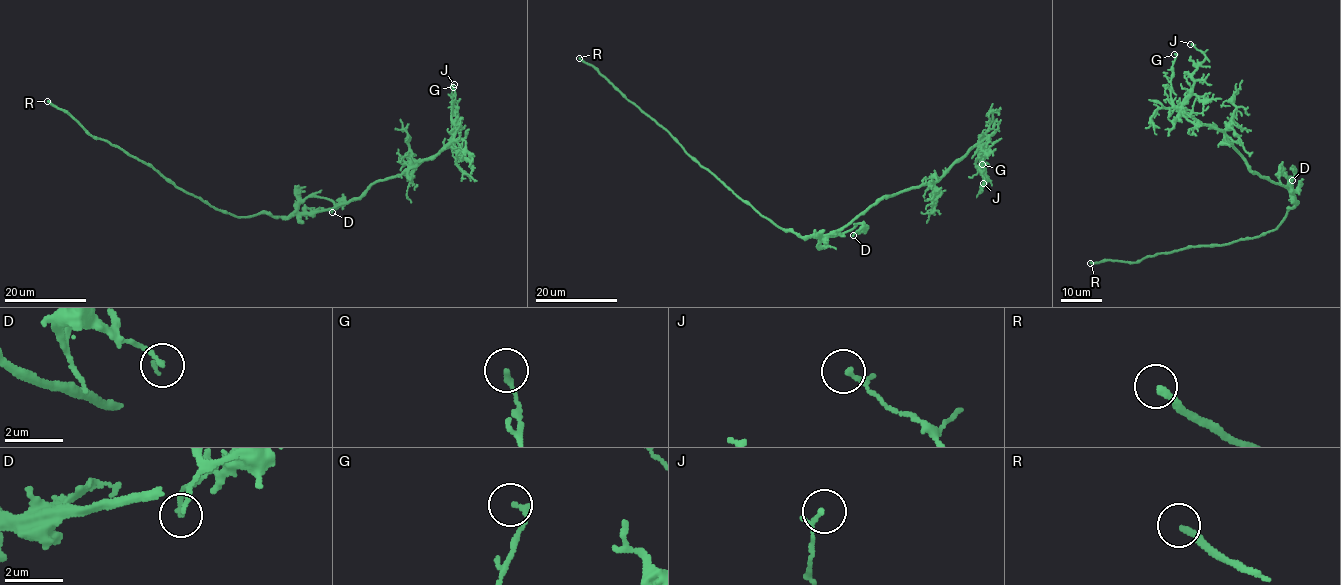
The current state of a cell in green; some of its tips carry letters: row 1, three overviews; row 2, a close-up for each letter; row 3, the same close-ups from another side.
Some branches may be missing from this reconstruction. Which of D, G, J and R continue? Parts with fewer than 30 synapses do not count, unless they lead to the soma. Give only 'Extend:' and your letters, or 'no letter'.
Extend: R

